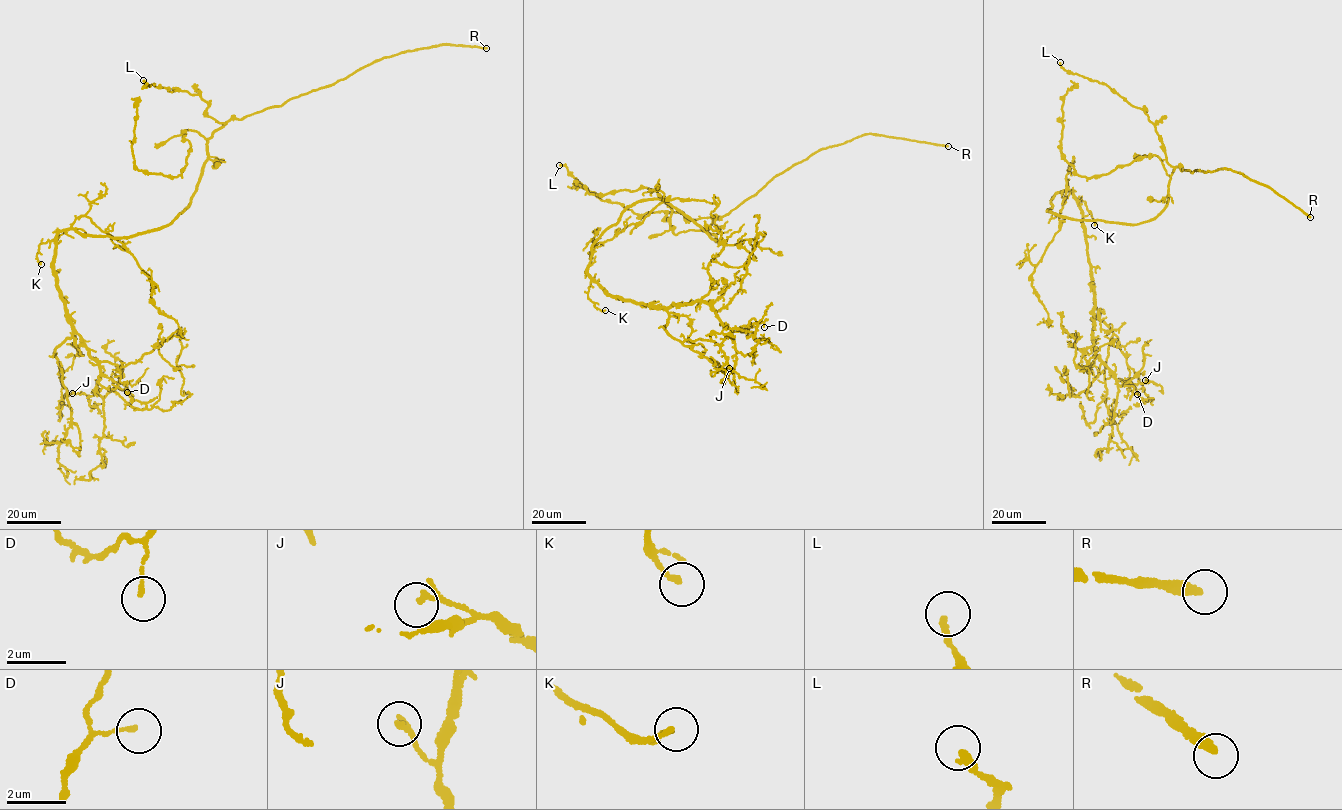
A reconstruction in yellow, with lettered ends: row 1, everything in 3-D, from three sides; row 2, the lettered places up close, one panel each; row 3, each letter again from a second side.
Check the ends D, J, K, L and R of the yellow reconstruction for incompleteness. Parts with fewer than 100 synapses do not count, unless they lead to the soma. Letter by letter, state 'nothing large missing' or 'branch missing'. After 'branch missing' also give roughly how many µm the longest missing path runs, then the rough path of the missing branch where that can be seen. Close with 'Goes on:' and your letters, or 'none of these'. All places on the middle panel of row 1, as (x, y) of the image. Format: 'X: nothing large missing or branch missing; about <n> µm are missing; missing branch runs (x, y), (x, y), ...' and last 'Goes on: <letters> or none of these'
D: nothing large missing
J: nothing large missing
K: nothing large missing
L: nothing large missing
R: branch missing; about 130 µm are missing
Goes on: R

